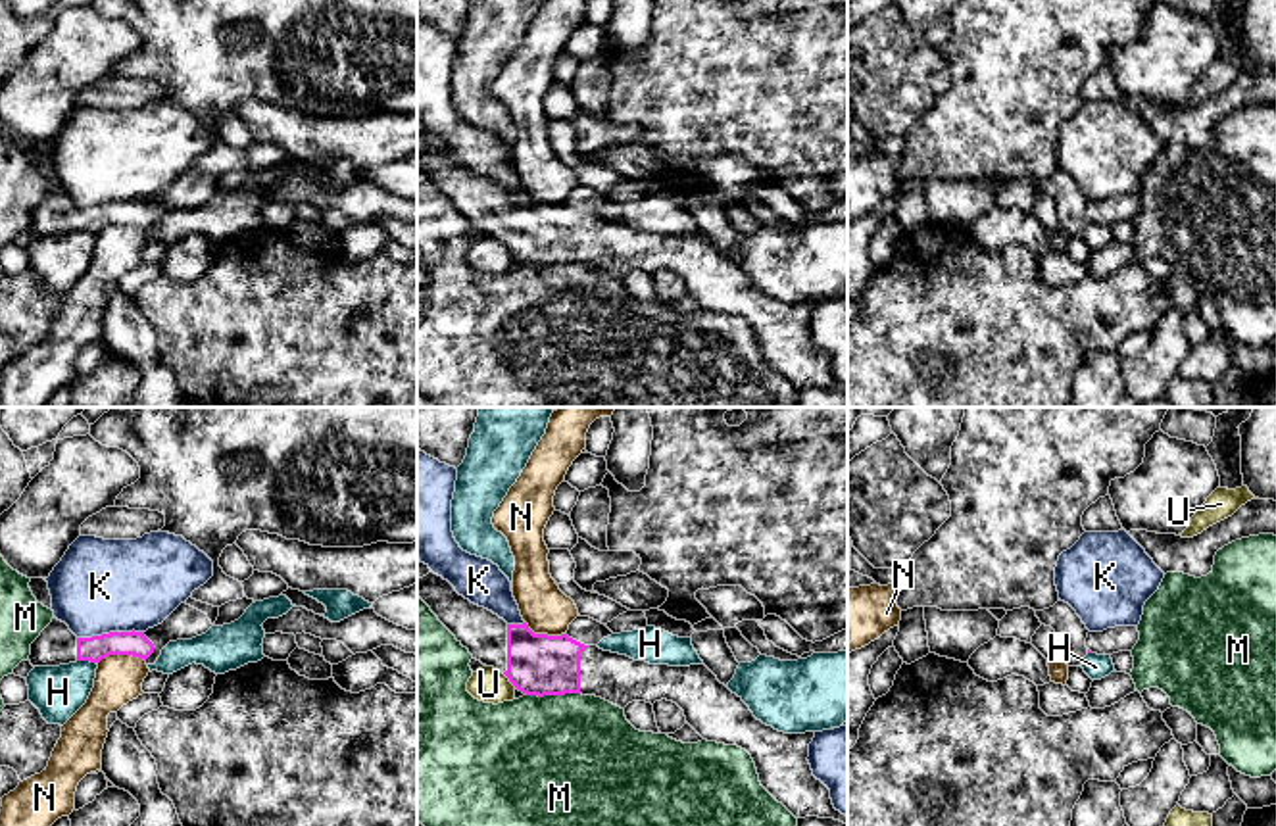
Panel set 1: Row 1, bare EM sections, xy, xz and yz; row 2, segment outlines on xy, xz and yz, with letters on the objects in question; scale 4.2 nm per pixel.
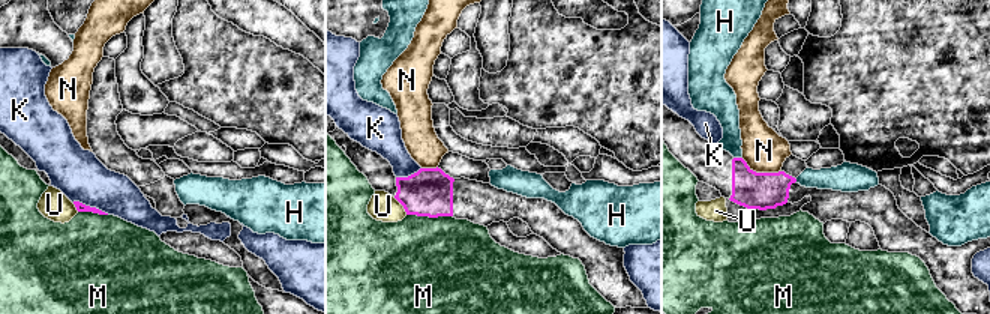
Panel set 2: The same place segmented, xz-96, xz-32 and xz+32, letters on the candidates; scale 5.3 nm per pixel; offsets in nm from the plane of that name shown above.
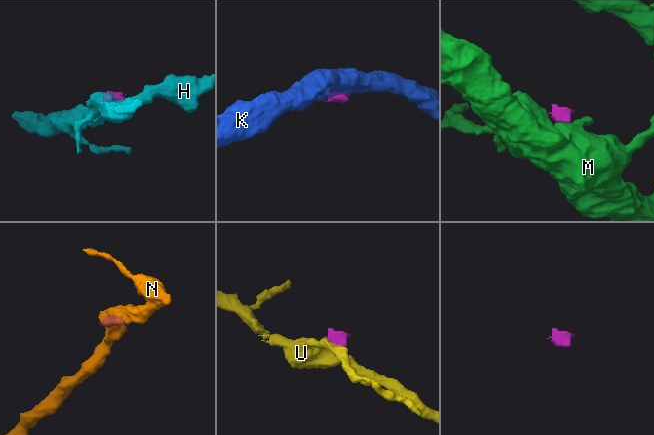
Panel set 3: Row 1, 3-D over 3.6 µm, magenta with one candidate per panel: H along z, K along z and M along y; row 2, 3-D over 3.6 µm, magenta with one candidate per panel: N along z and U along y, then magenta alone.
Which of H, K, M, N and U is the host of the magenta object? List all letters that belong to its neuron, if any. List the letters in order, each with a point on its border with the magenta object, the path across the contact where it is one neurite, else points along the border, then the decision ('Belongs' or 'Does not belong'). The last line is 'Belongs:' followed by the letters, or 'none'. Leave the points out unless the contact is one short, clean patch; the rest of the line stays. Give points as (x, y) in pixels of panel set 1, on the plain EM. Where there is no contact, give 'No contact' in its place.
H: Touches magenta at xy (87, 229). Boundary: xy (77, 229), (95, 233). Does not belong
K: Touches magenta at xy (110, 202). Boundary: xy (143, 200), (110, 200), (77, 208). Does not belong
M: Touches magenta at xz (552, 264). Boundary: xz (579, 262), (527, 266). Does not belong
N: Touches magenta at xy (120, 223). Boundary: xy (145, 229), (106, 225), (97, 233). Does not belong
U: Touches magenta at xz (510, 250). Boundary: xz (502, 242), (515, 256). Does not belong
Belongs: none

